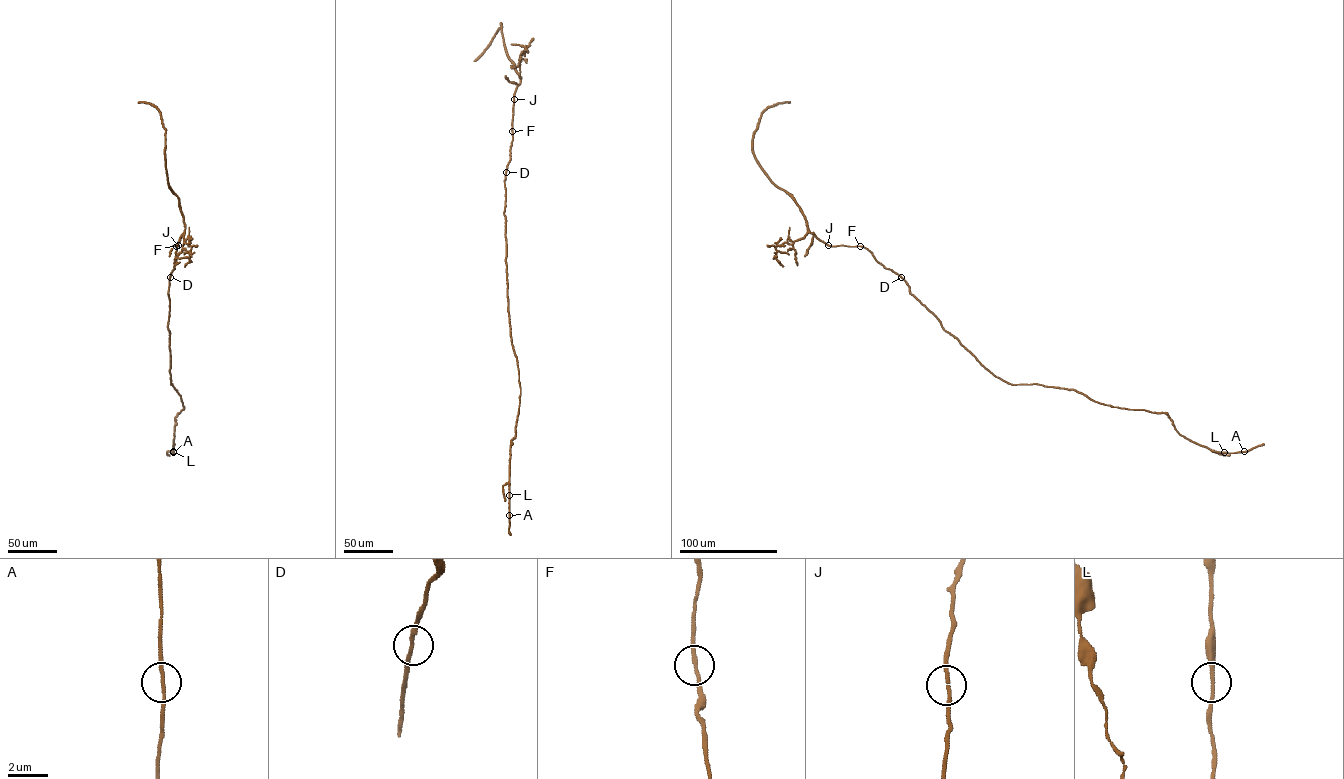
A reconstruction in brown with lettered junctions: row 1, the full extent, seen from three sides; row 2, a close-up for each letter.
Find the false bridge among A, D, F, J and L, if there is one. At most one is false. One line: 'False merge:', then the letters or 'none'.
False merge: none

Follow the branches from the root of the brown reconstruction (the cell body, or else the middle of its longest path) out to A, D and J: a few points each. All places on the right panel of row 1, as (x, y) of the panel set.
A: (945, 330), (1010, 384), (1072, 389), (1113, 407), (1165, 413), (1175, 429), (1194, 442), (1217, 452), (1244, 451)
D: (945, 330), (938, 319), (910, 293), (901, 277)
J: (945, 330), (938, 319), (910, 293), (906, 282), (878, 262), (867, 249), (828, 245)

